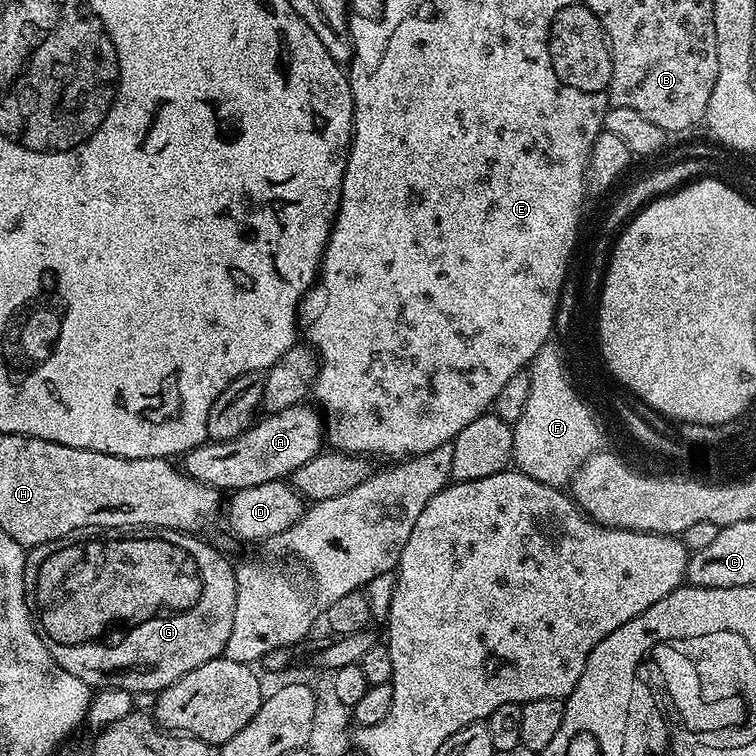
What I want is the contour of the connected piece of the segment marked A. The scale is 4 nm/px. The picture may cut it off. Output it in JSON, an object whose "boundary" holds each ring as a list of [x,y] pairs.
{"boundary":[[[301,402],[273,416],[265,415],[257,419],[251,428],[229,440],[213,440],[199,448],[191,448],[182,457],[183,471],[198,483],[209,484],[217,490],[262,486],[262,482],[291,477],[302,462],[310,462],[310,458],[322,450],[321,415],[315,407],[307,408],[306,405]]]}

